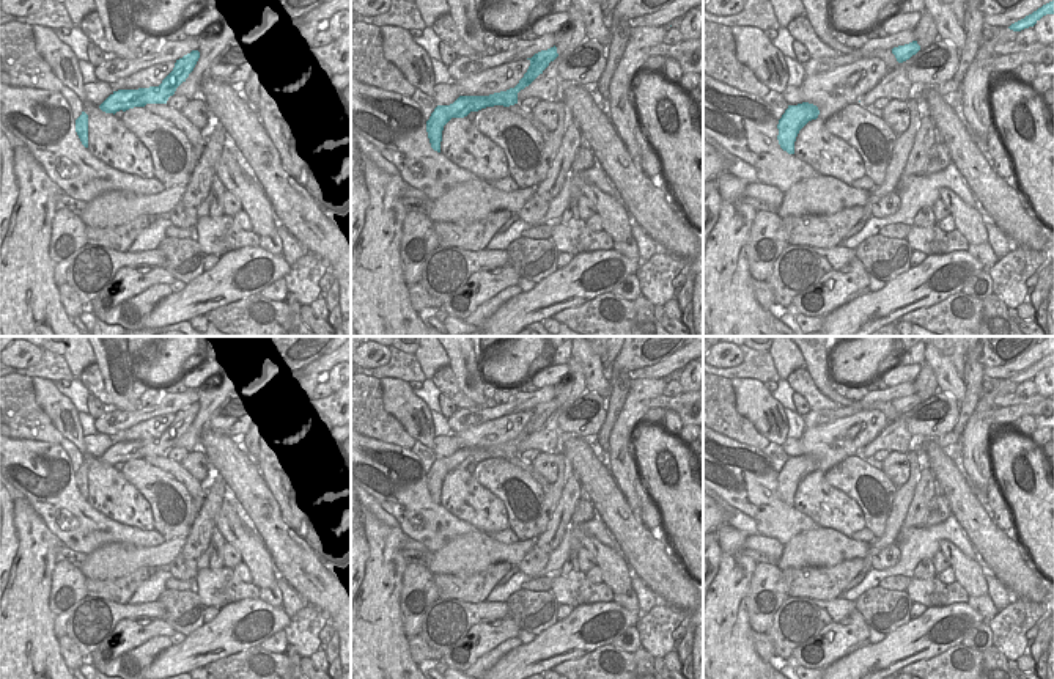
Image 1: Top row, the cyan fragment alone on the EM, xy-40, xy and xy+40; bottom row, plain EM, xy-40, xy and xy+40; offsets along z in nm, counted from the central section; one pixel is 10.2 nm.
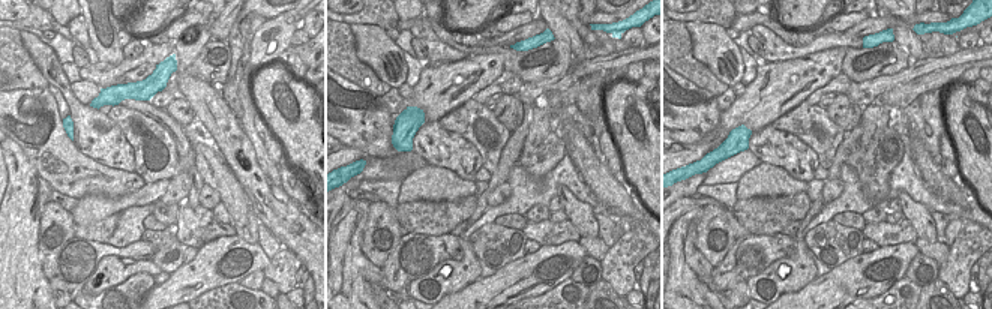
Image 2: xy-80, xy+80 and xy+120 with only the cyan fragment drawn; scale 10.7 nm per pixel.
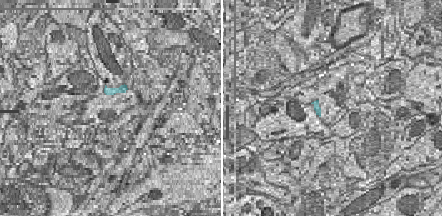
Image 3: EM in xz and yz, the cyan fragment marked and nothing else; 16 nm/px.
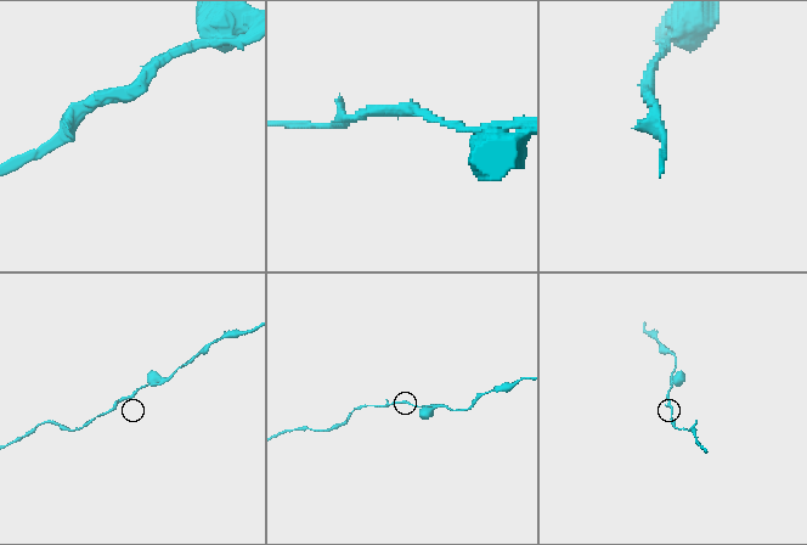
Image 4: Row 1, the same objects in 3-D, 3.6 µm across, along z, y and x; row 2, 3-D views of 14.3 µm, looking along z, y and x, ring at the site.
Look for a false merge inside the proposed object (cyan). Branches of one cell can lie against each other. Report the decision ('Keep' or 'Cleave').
Keep.

